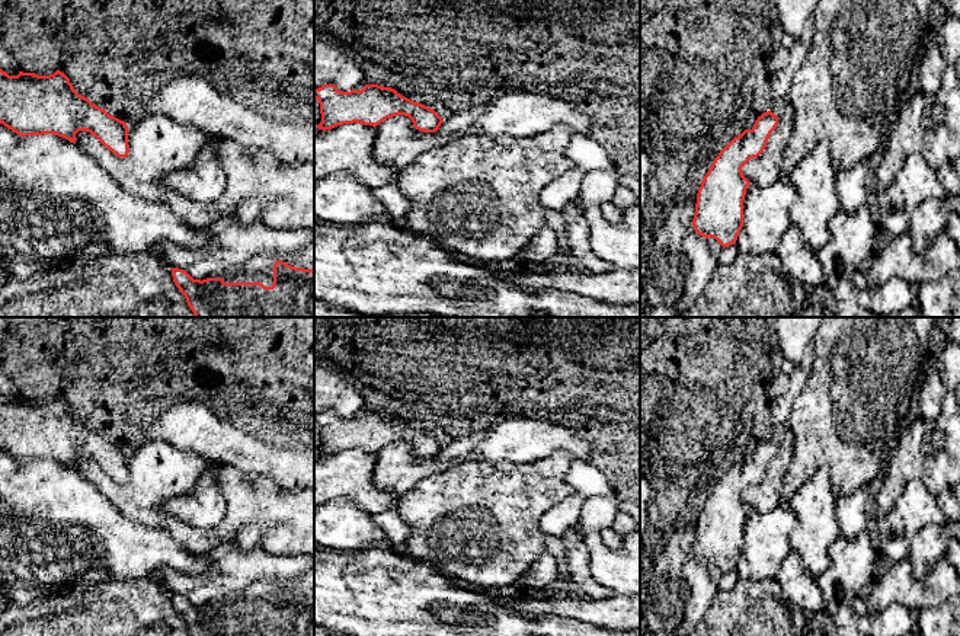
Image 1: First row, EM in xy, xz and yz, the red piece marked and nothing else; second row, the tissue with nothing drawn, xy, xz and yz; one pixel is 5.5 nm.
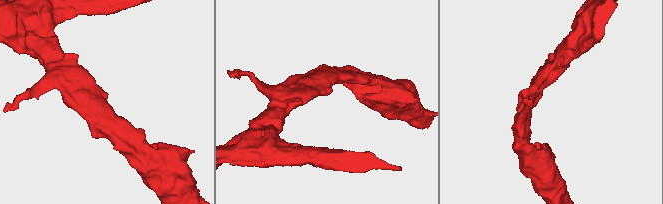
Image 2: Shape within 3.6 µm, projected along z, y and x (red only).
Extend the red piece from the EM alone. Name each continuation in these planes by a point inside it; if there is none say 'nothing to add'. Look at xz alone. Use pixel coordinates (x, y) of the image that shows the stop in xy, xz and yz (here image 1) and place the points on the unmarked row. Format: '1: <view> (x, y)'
nothing to add

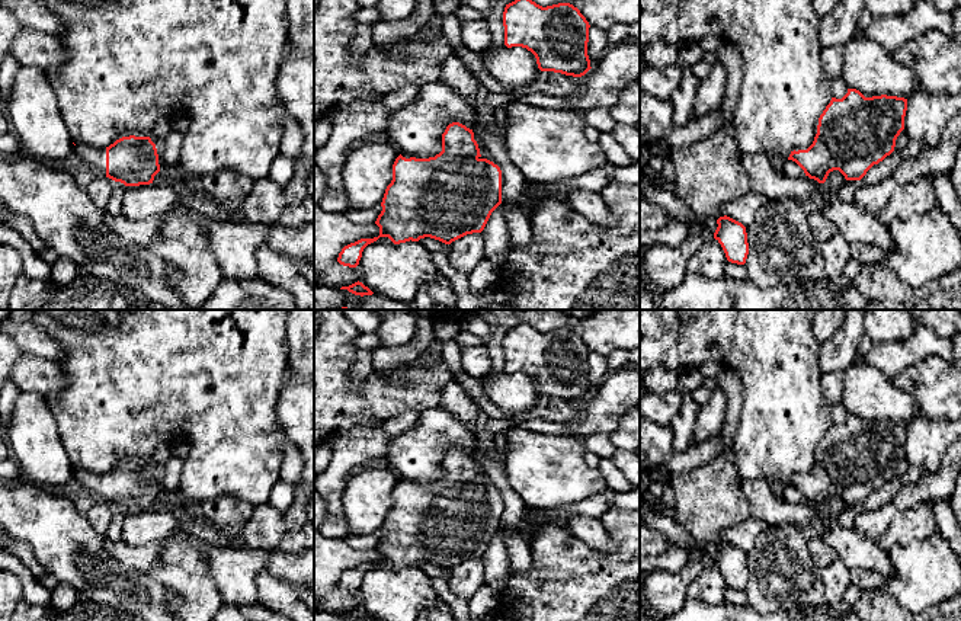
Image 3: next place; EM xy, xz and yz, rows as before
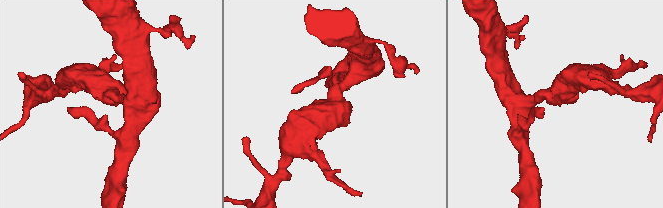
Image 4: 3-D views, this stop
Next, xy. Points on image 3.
1: xy (96, 483)

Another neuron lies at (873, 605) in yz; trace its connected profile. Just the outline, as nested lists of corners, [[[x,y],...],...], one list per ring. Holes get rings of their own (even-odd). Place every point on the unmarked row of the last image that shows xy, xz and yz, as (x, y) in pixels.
[[[880,588],[864,590],[853,604],[853,611],[861,621],[961,621],[961,595],[913,614]]]

